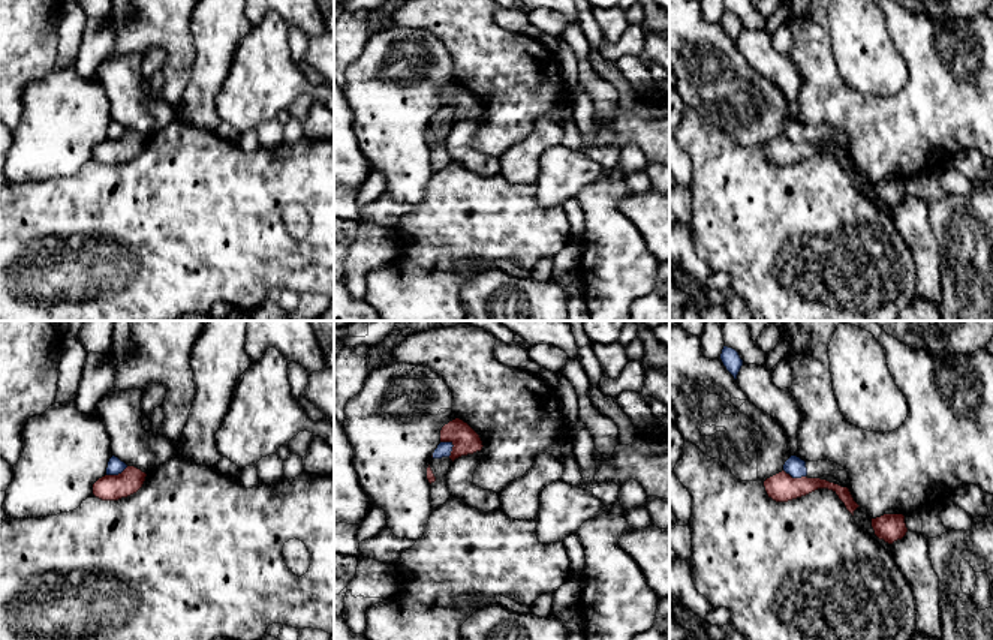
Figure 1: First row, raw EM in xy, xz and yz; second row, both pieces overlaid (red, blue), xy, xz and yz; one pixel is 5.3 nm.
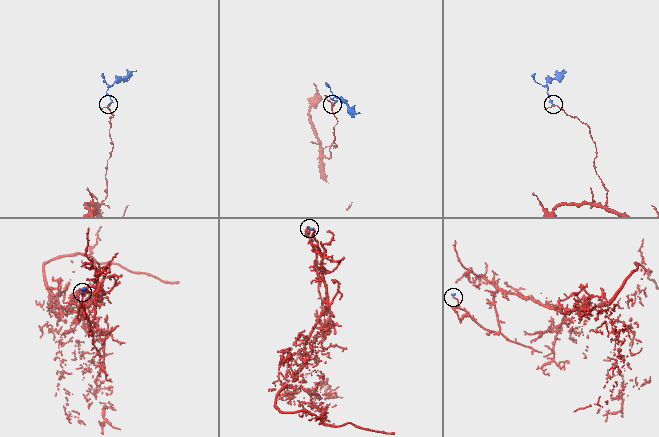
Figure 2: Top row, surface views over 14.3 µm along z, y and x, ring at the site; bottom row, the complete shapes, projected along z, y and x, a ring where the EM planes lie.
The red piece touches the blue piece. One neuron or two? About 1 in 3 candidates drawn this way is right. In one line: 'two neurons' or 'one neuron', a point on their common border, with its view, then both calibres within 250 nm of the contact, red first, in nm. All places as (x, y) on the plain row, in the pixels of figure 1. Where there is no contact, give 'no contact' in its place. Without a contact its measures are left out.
two neurons; meets red in xz at (453, 108); 140 nm thick on the red side, 80 nm on the other

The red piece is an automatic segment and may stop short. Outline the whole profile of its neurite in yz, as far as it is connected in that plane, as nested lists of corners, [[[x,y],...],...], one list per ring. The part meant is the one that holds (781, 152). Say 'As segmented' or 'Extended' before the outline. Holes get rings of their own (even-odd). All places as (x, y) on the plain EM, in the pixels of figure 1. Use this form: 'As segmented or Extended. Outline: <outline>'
As segmented. Outline: [[[785,135],[767,142],[764,145],[768,162],[776,166],[788,166],[801,160],[806,160],[818,153],[833,154],[839,163],[845,168],[846,174],[854,180],[854,175],[860,171],[848,151],[830,147],[821,142],[792,142]]]

